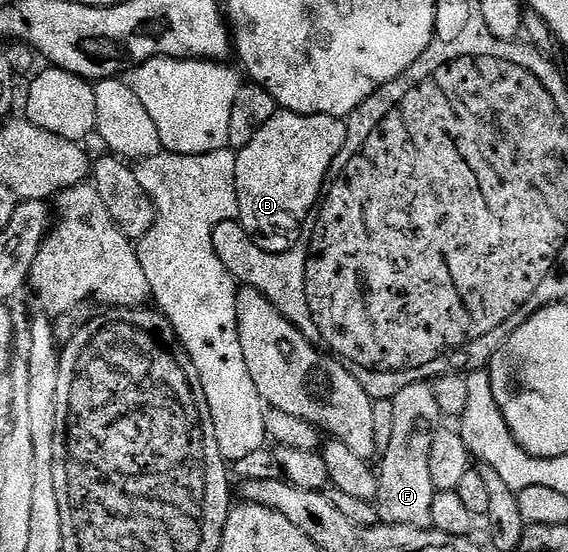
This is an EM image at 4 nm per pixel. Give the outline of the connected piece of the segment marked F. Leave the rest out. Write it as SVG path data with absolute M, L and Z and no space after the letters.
M407 382L400 393L393 398L395 413L393 414L392 439L386 451L381 452L382 467L377 468L378 473L378 497L376 506L378 518L383 524L408 525L409 527L429 528L432 524L432 501L435 497L435 489L432 485L432 473L428 470L428 453L432 450L432 437L440 427L440 416L433 386L427 383Z

